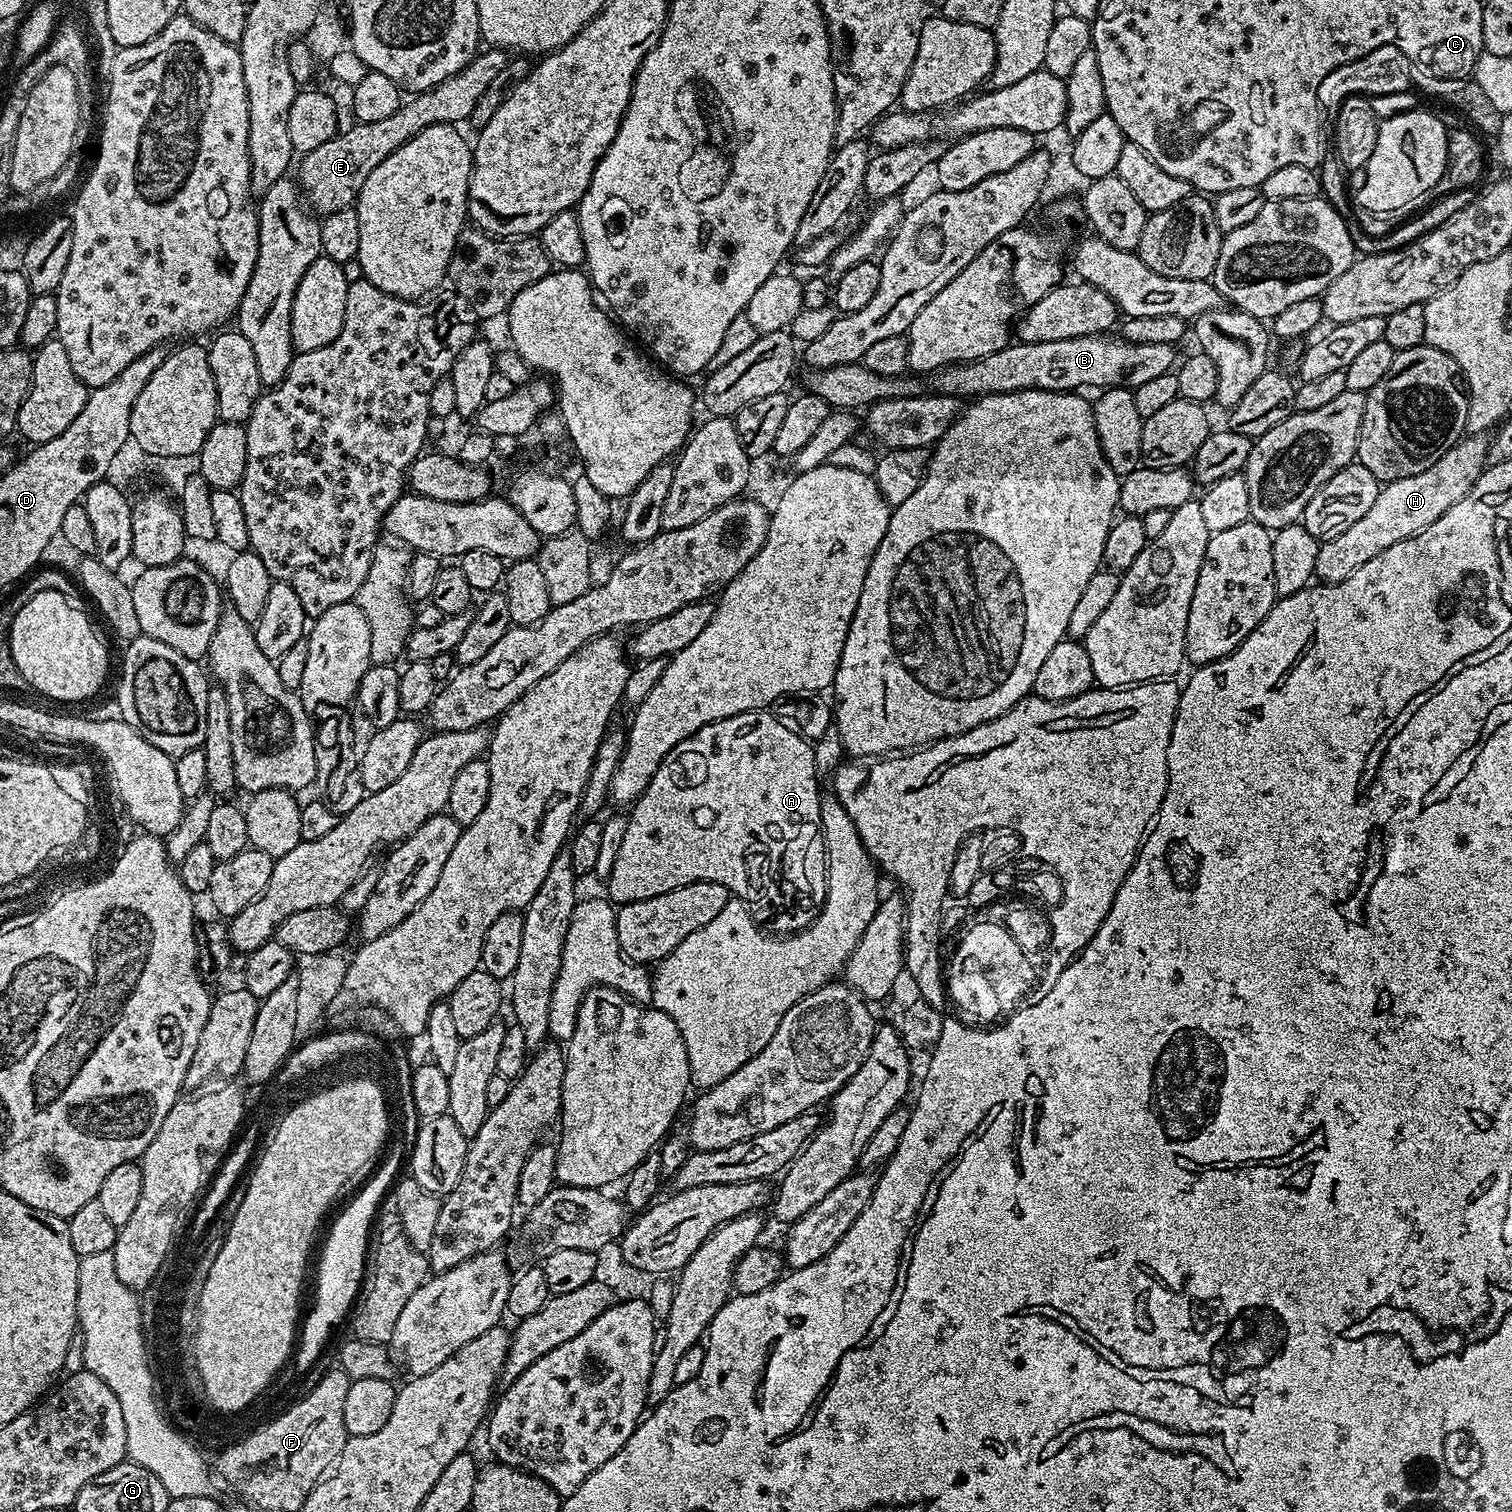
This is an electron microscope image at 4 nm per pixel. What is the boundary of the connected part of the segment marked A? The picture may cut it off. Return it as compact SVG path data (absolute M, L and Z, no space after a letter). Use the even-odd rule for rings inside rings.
M757 710L754 712L739 712L730 718L722 718L721 720L710 722L706 726L702 726L702 730L698 730L690 738L678 742L678 746L674 746L674 750L670 750L670 754L666 754L666 758L662 758L662 762L658 766L654 778L650 778L646 790L631 805L630 811L627 813L628 825L626 826L626 834L622 837L622 846L618 849L618 855L614 858L614 868L610 870L610 874L606 878L606 884L608 884L608 892L606 891L607 899L611 900L613 905L616 906L629 904L630 902L645 900L646 898L654 898L658 894L666 894L666 890L678 890L678 886L686 886L690 882L698 882L701 880L702 882L718 882L722 886L726 886L729 893L738 900L743 900L745 896L752 896L752 906L769 904L772 908L793 908L796 912L802 911L803 908L816 908L812 910L823 909L825 907L822 902L824 884L820 884L820 860L816 860L816 852L820 852L820 841L824 839L824 836L816 836L816 801L822 798L822 791L820 791L820 784L816 781L816 776L818 777L818 769L814 762L813 745L805 740L792 725L785 724L784 721L776 715L775 711Z

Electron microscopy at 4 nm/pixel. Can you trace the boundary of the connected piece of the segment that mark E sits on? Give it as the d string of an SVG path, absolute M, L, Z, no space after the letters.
M489 47L487 51L481 51L477 54L458 74L446 78L446 82L438 82L438 86L434 86L430 90L409 95L401 103L400 108L394 110L394 114L390 114L390 118L369 124L353 123L354 126L349 132L341 130L336 133L334 138L330 138L330 142L322 142L322 146L318 146L318 150L303 153L298 160L298 168L300 164L298 187L309 209L313 213L325 217L334 214L334 210L353 207L366 178L370 178L371 172L377 166L382 166L382 162L386 162L386 158L390 158L390 154L394 154L394 150L398 150L398 146L410 142L410 138L414 138L422 130L426 130L426 126L434 126L435 124L460 126L468 122L474 106L477 106L478 100L482 94L486 93L486 88L490 86L490 82L493 82L494 78L505 69L510 59L509 53L505 49Z

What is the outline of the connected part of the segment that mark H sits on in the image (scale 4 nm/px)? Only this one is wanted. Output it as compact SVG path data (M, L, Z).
M1465 435L1453 448L1446 448L1440 457L1422 474L1387 481L1381 487L1374 506L1366 510L1363 518L1358 518L1338 538L1330 538L1321 543L1316 563L1316 576L1325 584L1337 584L1358 566L1366 566L1370 558L1378 558L1382 550L1390 550L1397 542L1417 536L1430 522L1438 522L1454 502L1458 502L1474 486L1474 482L1484 473L1488 464L1488 440L1483 435Z

